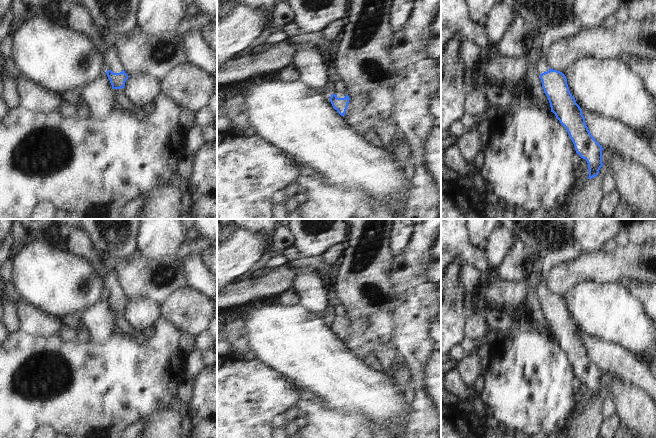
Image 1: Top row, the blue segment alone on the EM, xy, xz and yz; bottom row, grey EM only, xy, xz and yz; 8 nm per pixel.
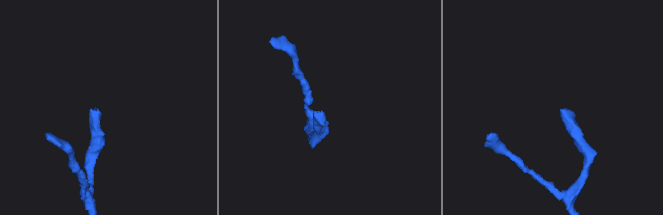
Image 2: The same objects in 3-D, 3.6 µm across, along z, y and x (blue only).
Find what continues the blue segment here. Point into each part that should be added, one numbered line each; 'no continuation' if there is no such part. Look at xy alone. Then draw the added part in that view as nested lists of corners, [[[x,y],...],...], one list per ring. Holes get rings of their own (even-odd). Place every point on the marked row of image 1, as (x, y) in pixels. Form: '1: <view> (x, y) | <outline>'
1: xy (113, 63) | [[[110,47],[106,50],[106,58],[105,58],[106,66],[108,70],[111,70],[113,73],[122,72],[122,64],[119,59],[119,48],[118,47]]]

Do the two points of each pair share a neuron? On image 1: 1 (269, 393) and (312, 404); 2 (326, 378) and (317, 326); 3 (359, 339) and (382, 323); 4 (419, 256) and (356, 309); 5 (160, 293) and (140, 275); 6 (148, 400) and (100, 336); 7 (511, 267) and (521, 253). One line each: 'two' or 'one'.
1: two
2: one
3: one
4: two
5: one
6: two
7: one

